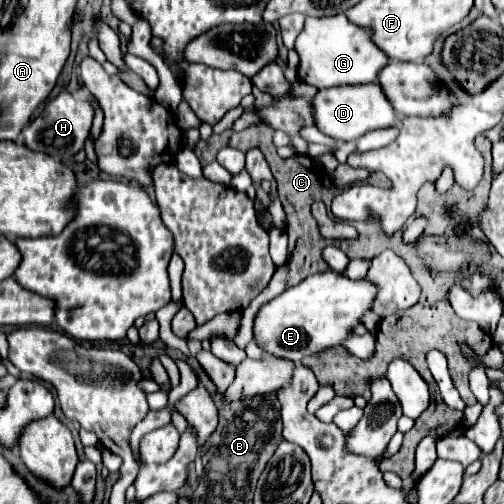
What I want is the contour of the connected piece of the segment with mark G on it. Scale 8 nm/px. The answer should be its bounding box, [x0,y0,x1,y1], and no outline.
[295,14,389,90]

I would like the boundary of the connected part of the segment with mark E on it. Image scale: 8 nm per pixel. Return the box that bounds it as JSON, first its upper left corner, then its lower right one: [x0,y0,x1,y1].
[253,272,375,364]

